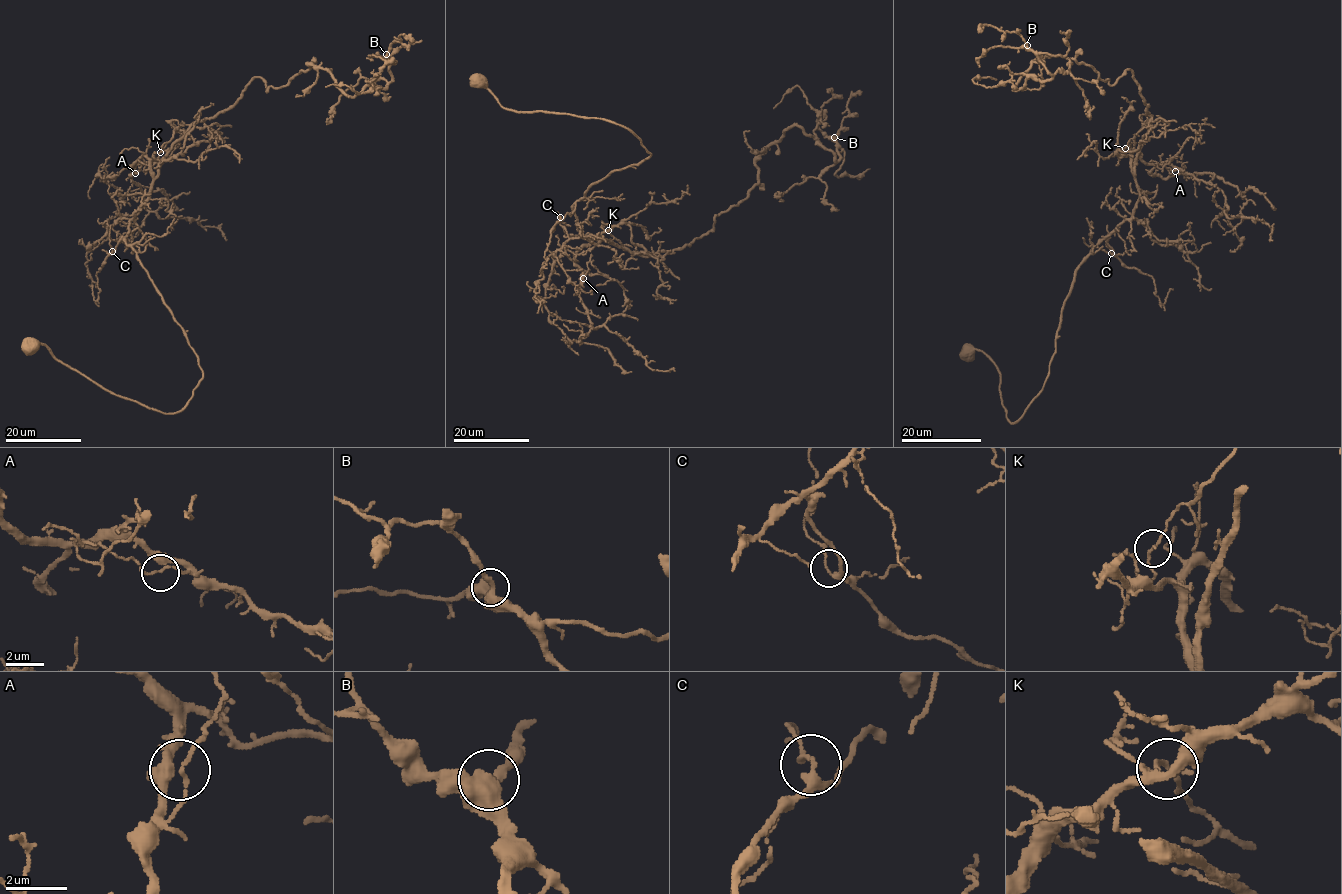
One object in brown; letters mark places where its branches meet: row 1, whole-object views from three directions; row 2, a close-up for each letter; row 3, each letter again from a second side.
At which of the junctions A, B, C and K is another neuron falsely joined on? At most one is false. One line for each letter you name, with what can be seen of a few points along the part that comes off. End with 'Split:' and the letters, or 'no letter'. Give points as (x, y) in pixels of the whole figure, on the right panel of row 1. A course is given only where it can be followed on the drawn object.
K: (1125, 148), (1148, 119), (1149, 122), (1163, 118), (1168, 124), (1165, 138)
Split: K

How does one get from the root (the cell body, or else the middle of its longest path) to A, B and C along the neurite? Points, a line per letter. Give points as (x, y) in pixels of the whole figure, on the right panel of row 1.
A: (969, 353), (979, 349), (996, 366), (1013, 423), (1050, 372), (1075, 272), (1132, 216), (1132, 154), (1175, 171)
B: (969, 353), (1013, 423), (1139, 199), (1133, 72), (1046, 55), (1015, 89), (1052, 77), (1027, 45)
C: (969, 353), (979, 349), (996, 366), (1001, 404), (1013, 423), (1050, 372), (1075, 272), (1106, 238), (1111, 253)

